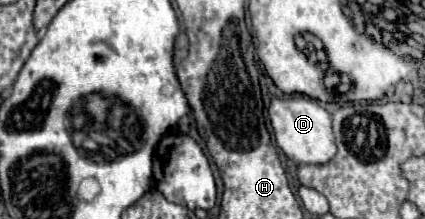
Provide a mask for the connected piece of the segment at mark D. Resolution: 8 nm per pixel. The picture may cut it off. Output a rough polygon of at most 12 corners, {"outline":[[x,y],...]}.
{"outline":[[308,97],[272,99],[278,147],[296,165],[336,155],[332,115]]}

